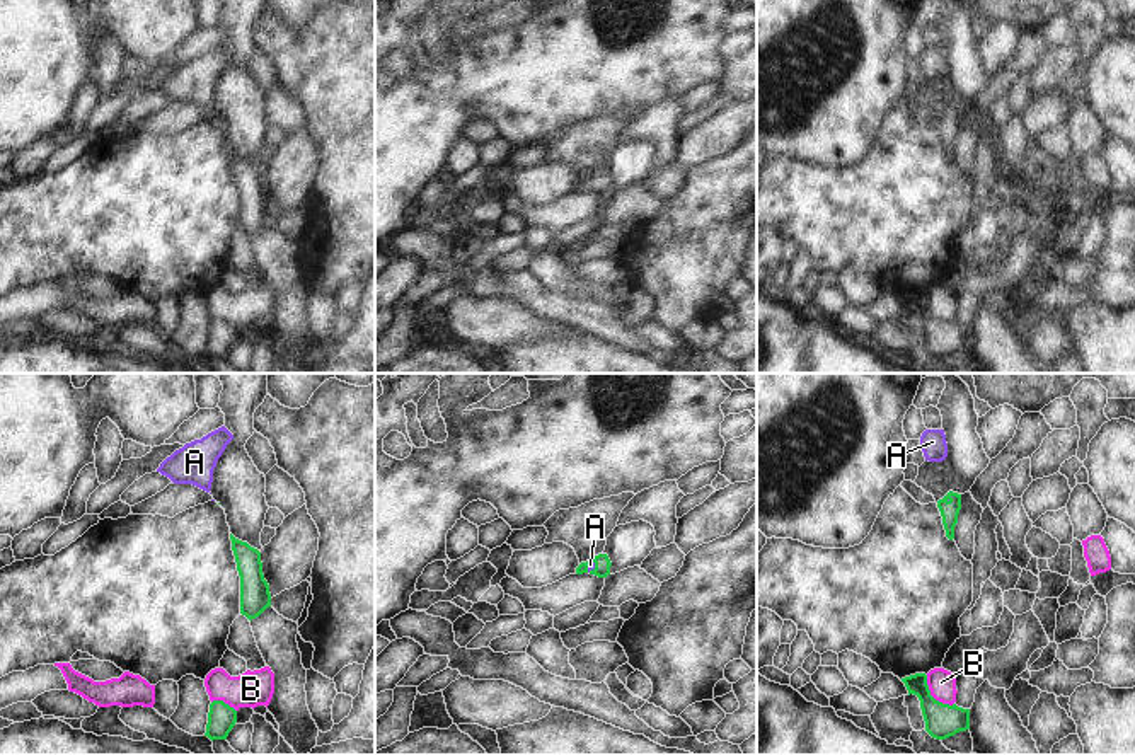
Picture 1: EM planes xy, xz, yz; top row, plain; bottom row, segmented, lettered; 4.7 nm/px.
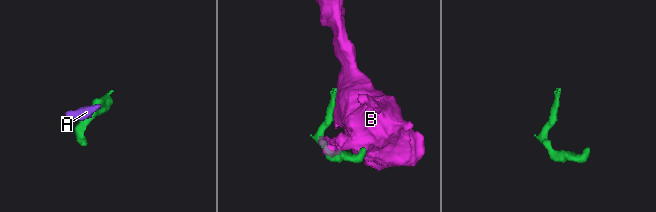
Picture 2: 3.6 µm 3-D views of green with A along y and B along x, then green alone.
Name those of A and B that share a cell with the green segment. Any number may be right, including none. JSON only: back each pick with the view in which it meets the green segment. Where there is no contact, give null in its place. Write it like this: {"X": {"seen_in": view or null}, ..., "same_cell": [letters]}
{"A": {"seen_in": "xz"}, "same_cell": ["A"]}

